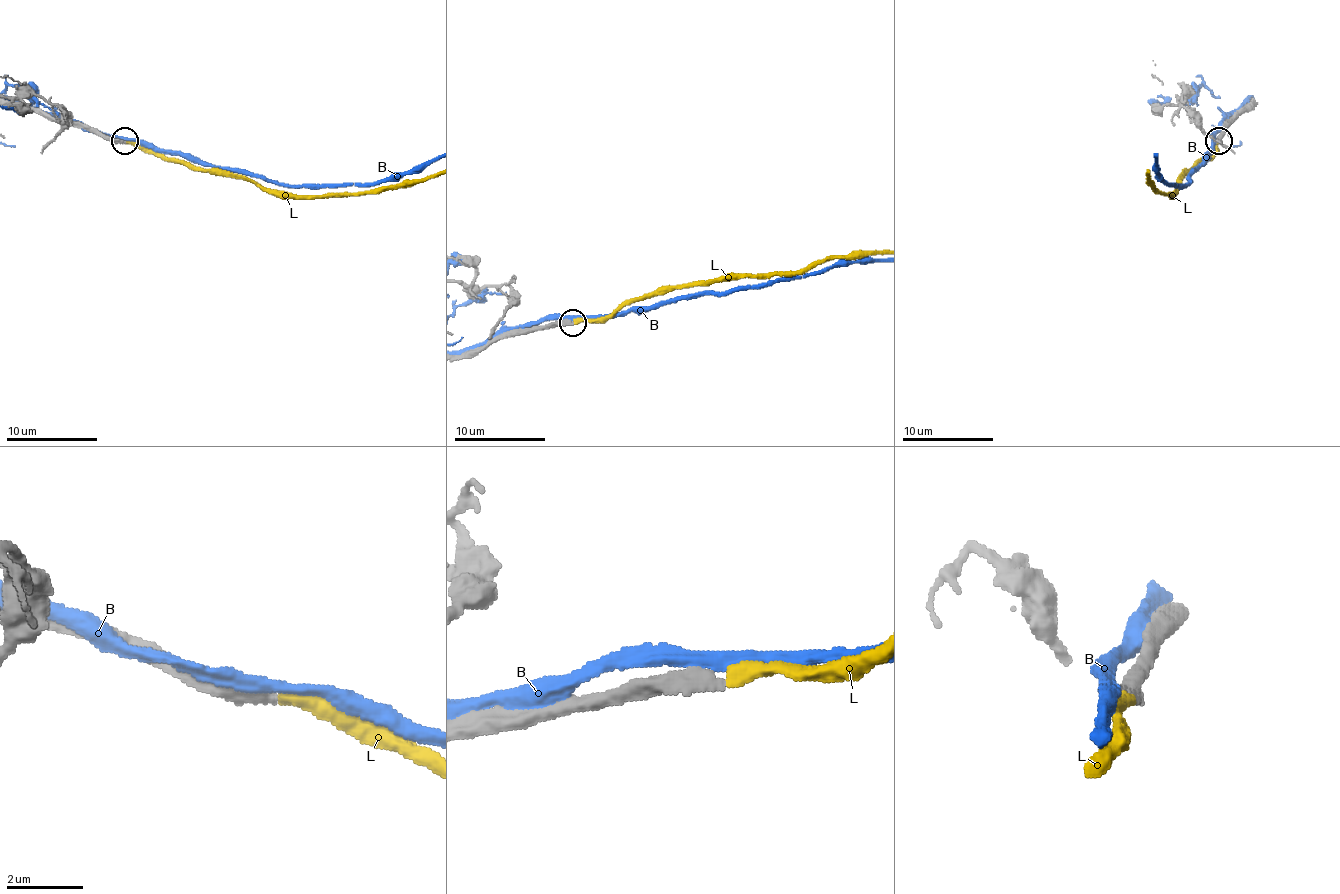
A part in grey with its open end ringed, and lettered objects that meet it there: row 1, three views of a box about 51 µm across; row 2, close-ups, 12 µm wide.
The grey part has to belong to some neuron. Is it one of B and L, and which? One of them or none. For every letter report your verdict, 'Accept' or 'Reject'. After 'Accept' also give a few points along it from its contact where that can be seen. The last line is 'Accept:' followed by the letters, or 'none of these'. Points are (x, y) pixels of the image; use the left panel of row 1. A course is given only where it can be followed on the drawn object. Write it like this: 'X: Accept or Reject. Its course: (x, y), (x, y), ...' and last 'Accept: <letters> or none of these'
B: Reject
L: Accept
Accept: L

